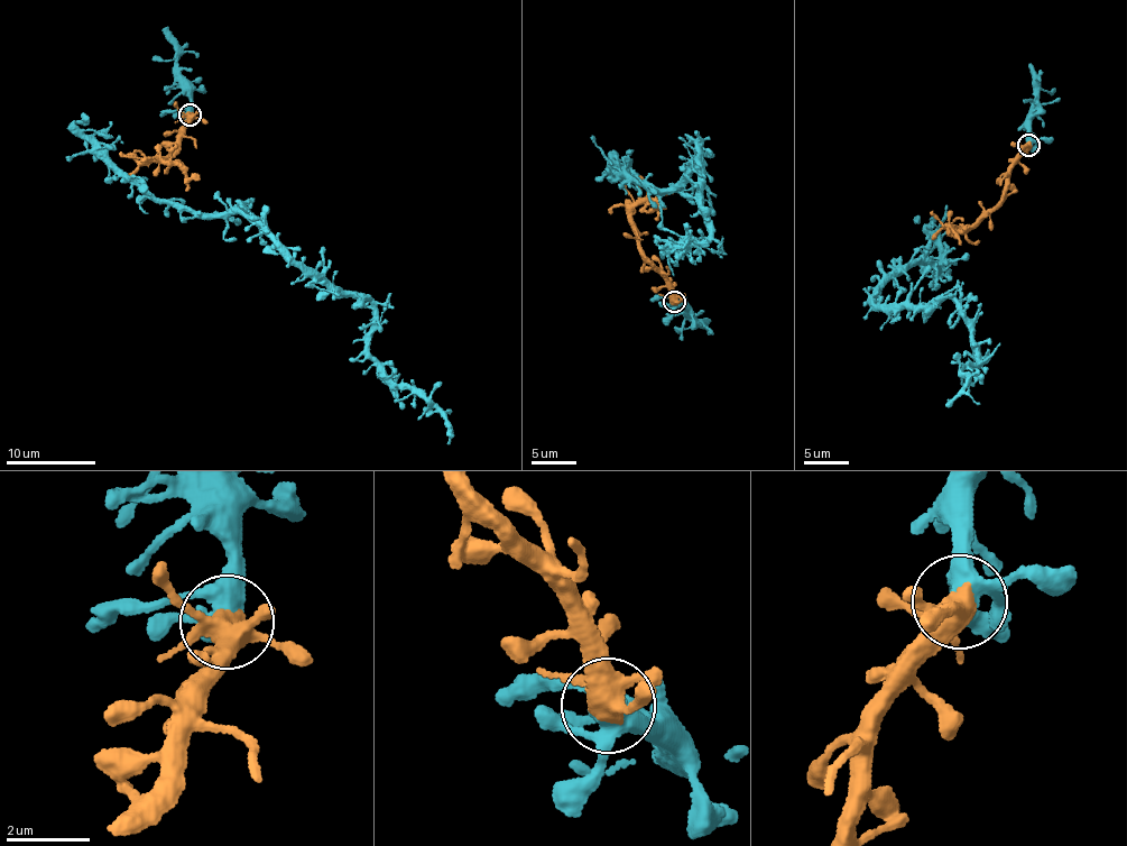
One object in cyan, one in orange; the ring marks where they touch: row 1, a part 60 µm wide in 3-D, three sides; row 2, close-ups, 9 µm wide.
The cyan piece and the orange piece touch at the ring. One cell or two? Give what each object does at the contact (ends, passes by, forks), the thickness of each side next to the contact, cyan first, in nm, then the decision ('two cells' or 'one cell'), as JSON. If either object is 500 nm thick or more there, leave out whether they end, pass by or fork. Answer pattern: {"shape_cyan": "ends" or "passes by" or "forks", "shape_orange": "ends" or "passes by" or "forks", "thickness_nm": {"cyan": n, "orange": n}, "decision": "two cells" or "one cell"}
{"shape_cyan": "forks", "shape_orange": "forks", "thickness_nm": {"cyan": 360, "orange": 440}, "decision": "one cell"}

